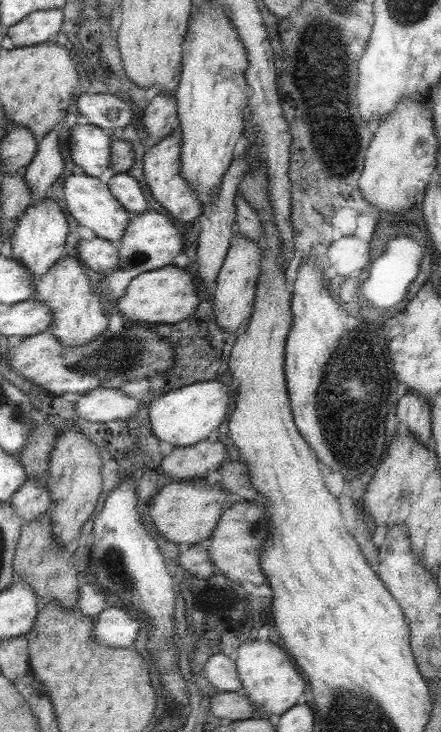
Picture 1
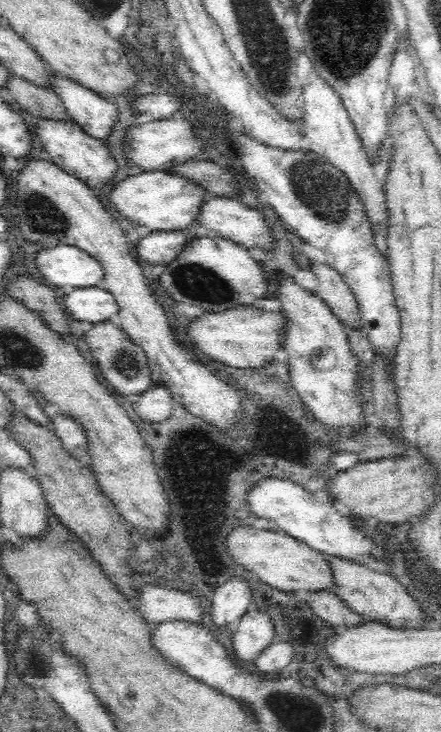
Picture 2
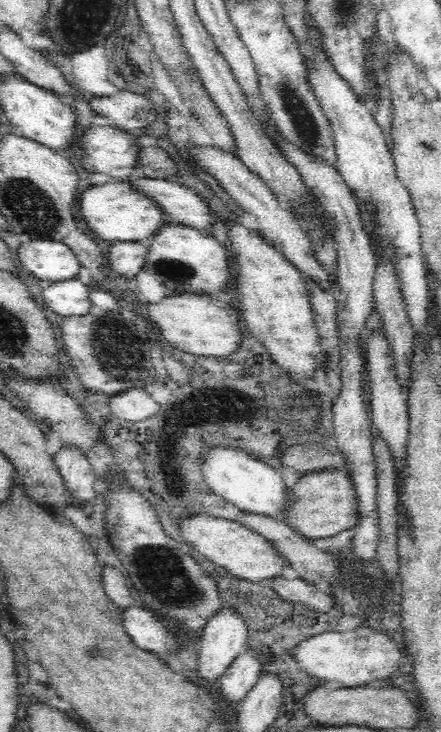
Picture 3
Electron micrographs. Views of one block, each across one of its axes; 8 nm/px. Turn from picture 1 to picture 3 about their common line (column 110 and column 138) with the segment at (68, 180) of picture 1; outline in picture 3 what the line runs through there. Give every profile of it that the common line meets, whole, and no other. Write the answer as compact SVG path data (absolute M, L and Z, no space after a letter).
M116 181L88 187L83 190L80 195L80 218L86 224L86 228L90 230L92 237L98 238L103 245L115 242L136 242L142 245L148 244L148 238L160 228L163 215L161 209L152 201L152 199L134 191L126 181Z

